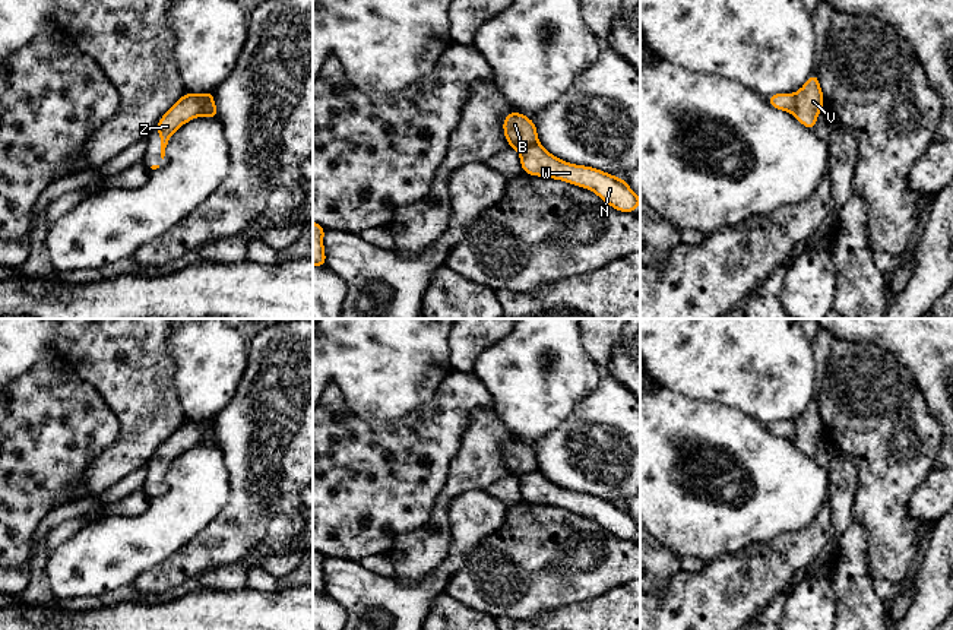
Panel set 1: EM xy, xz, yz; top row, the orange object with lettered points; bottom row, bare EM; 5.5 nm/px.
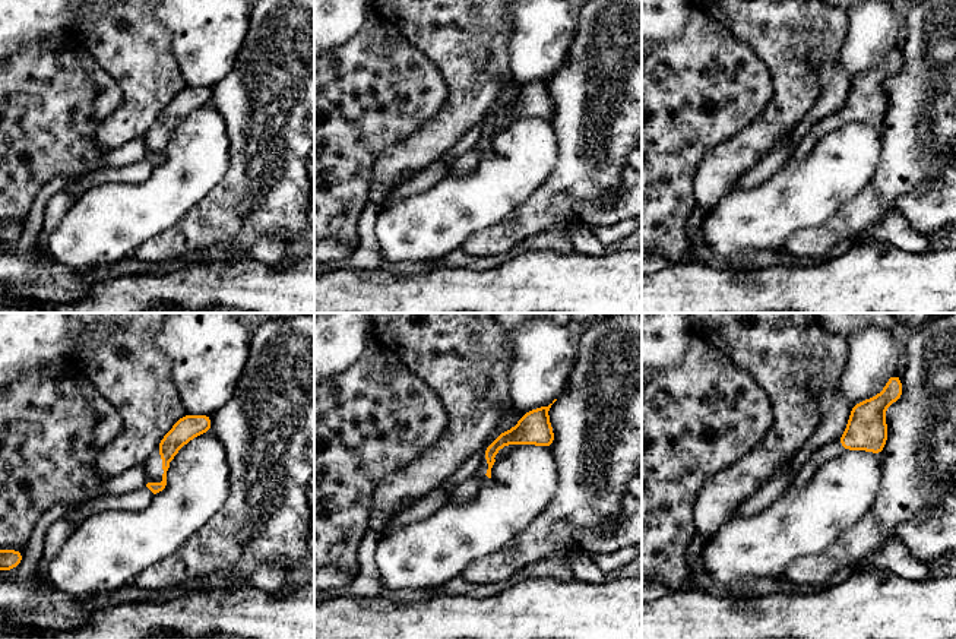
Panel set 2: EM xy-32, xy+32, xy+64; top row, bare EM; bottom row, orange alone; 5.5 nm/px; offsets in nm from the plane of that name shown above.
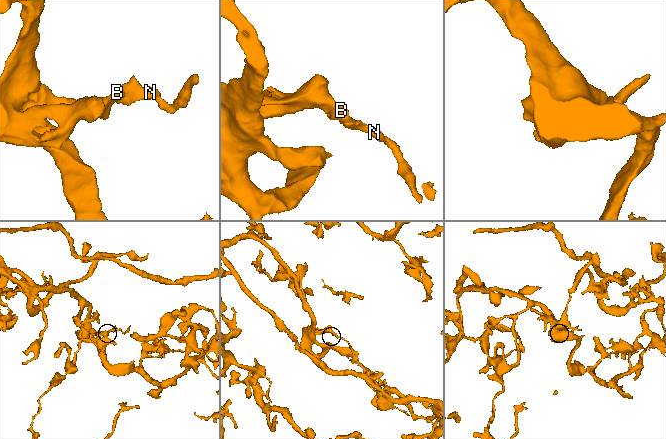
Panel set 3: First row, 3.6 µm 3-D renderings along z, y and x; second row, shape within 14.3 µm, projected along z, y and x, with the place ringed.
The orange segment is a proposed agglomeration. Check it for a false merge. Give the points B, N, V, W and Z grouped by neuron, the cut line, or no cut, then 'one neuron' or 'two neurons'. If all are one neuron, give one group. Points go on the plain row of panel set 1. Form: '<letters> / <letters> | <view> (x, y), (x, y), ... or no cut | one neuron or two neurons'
B Z / N V W | xy (198, 423), (202, 429), (199, 442) | two neurons

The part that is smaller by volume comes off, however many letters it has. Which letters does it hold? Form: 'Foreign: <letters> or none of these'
Foreign: N, V, W

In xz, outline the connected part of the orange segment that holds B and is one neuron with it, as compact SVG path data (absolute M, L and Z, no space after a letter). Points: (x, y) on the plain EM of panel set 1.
M517 439L504 444L503 458L509 475L520 478L528 472L538 471L536 452Z

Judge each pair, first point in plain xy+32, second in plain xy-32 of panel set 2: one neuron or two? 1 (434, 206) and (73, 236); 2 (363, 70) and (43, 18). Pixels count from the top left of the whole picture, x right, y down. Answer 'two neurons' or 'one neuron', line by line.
1: one neuron
2: two neurons

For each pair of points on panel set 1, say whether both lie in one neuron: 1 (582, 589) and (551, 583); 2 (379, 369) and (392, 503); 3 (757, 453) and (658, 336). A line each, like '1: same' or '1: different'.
1: same
2: different
3: different

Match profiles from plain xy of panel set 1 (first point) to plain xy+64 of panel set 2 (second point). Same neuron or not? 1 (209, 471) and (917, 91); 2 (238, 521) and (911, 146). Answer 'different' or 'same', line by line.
1: different
2: same

